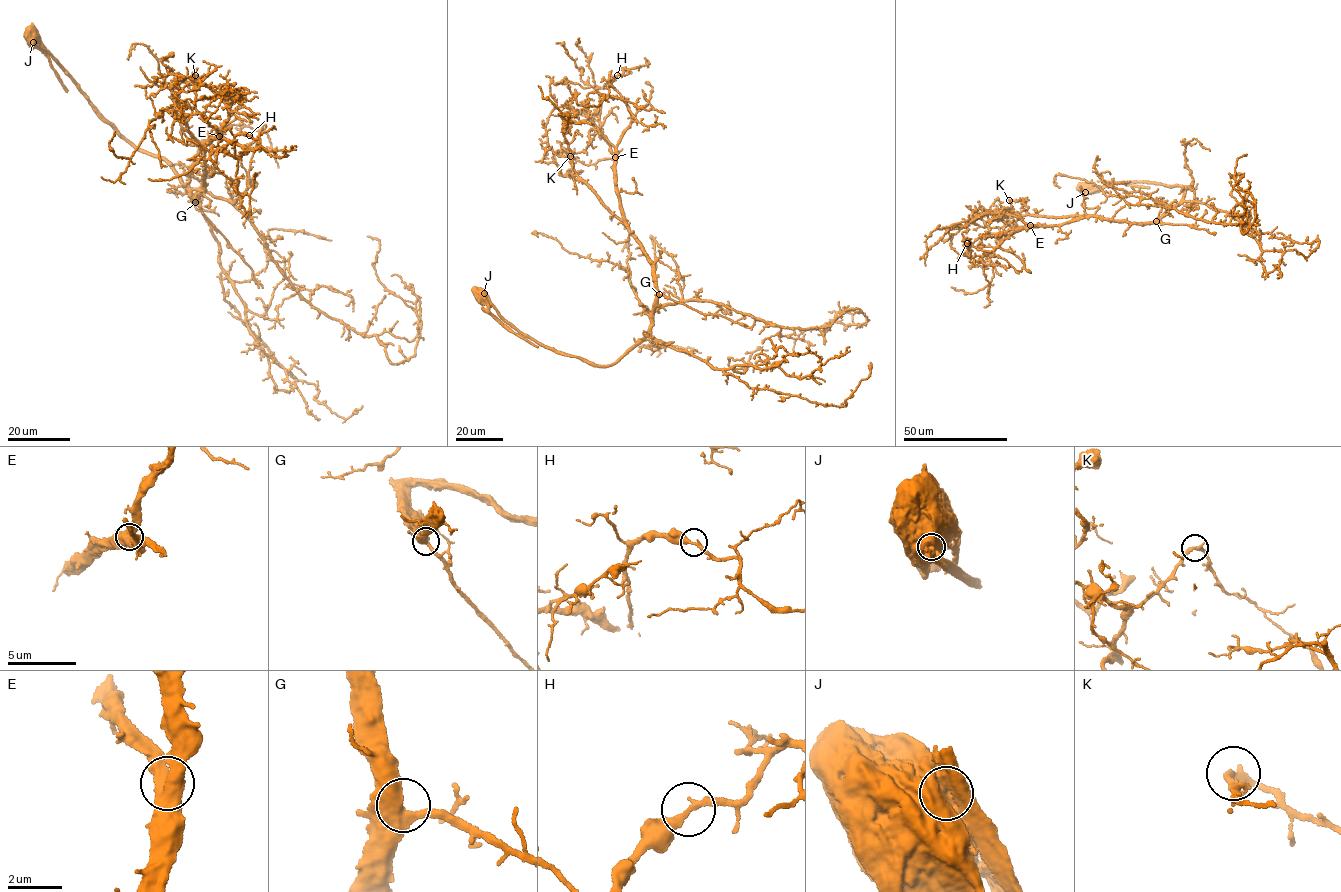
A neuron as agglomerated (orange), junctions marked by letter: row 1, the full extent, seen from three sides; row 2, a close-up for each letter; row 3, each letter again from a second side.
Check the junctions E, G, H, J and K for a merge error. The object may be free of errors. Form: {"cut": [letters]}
{"cut": ["J"]}

